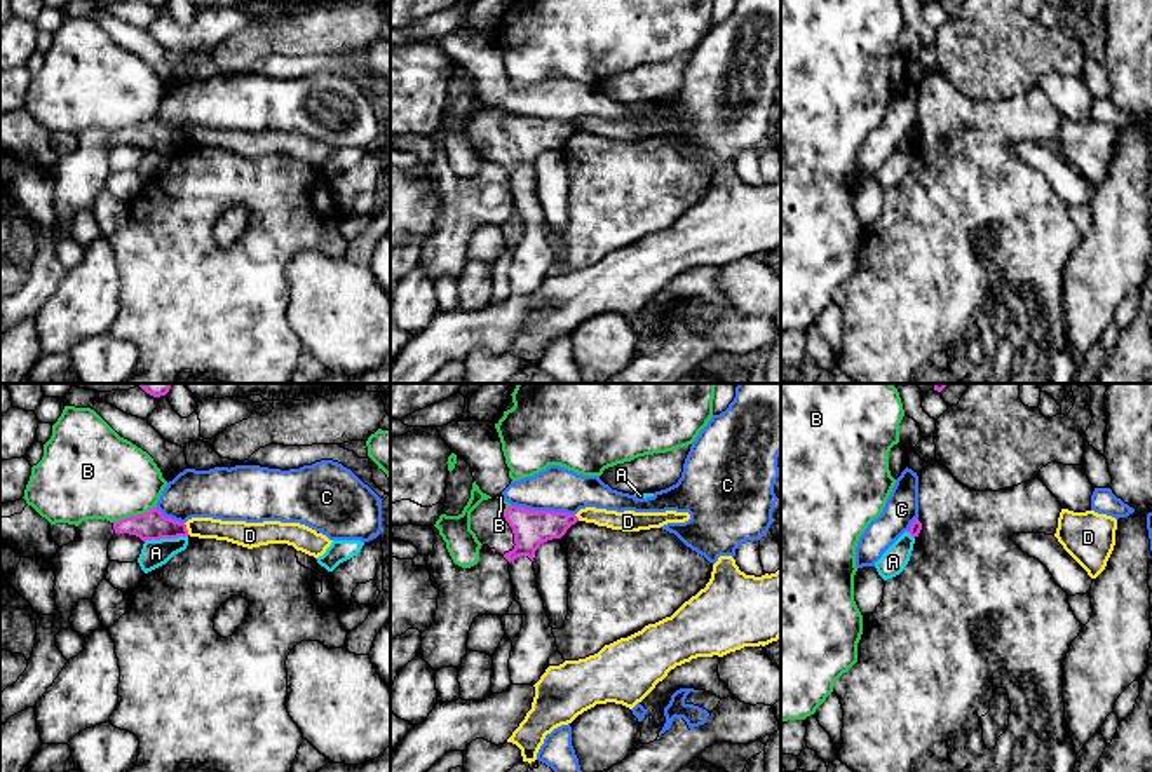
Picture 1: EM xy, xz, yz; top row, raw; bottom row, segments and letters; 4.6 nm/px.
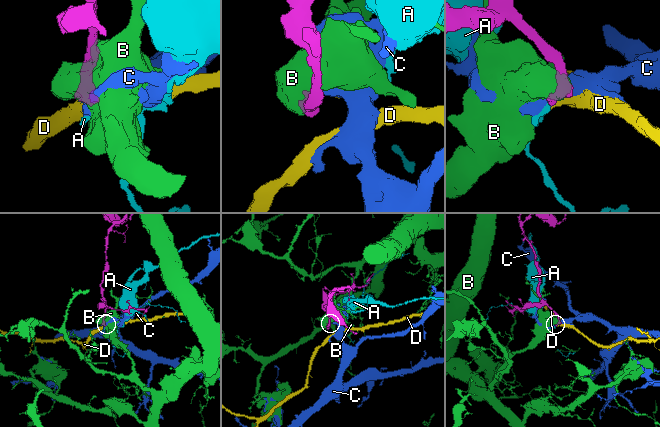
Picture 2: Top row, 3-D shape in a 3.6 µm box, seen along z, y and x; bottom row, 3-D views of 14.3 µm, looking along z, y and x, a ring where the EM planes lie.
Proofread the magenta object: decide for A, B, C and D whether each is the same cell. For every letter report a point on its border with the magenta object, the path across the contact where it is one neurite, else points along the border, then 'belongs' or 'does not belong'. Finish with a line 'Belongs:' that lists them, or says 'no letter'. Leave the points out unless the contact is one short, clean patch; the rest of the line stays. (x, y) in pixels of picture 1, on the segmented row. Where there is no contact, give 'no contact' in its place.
A: xy (166, 537) | does not belong
B: xy (135, 516) | does not belong
C: xz (542, 511) | along xz (511, 504), (574, 514) | does not belong
D: xy (185, 528) | along xy (183, 523), (189, 534) | does not belong
Belongs: no letter

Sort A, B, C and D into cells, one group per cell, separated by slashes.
A / B / C / D

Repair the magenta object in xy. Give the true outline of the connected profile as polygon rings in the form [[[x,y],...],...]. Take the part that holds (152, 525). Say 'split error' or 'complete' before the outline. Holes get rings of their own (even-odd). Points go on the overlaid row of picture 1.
split error; [[[157,507],[145,514],[131,516],[115,523],[87,519],[77,526],[77,537],[58,549],[56,605],[54,615],[38,615],[37,643],[26,671],[16,683],[0,694],[0,725],[10,716],[33,708],[66,666],[66,659],[56,647],[56,634],[71,627],[70,617],[78,599],[91,599],[105,579],[112,563],[108,544],[115,533],[129,533],[146,540],[188,537],[185,523],[166,518]]]

